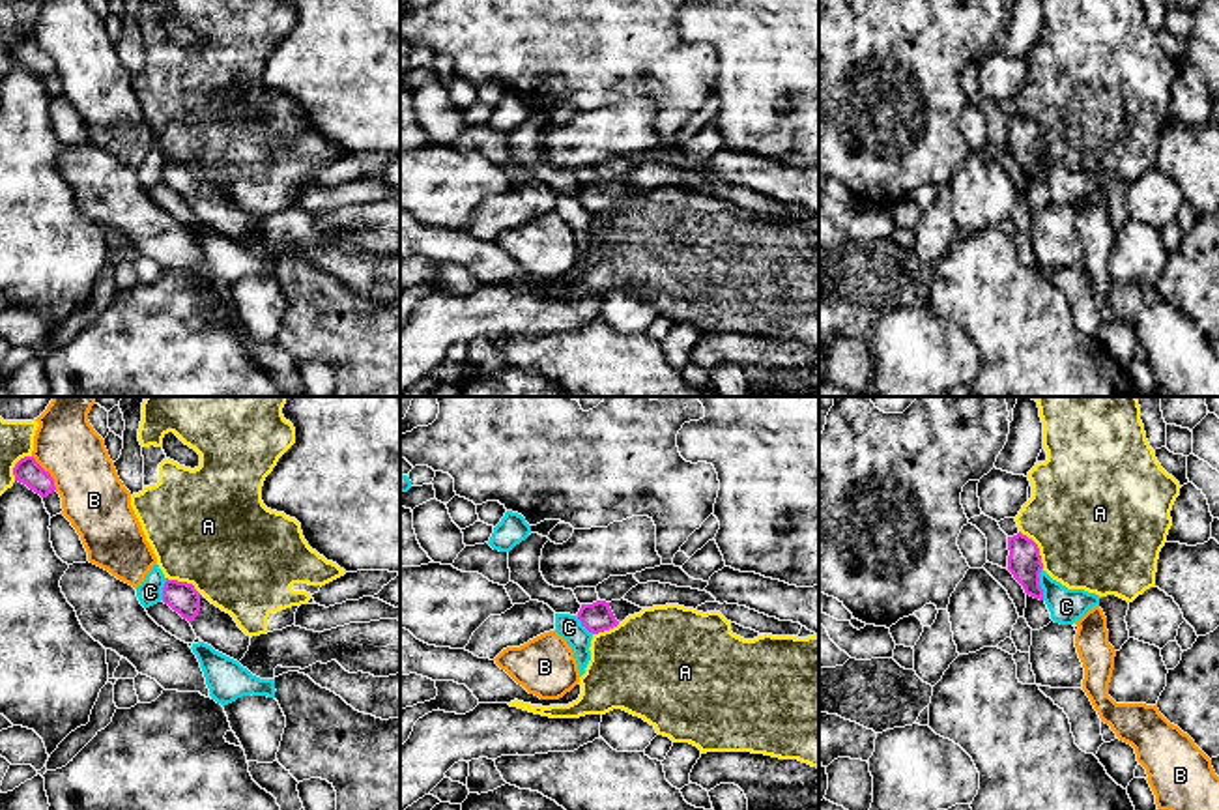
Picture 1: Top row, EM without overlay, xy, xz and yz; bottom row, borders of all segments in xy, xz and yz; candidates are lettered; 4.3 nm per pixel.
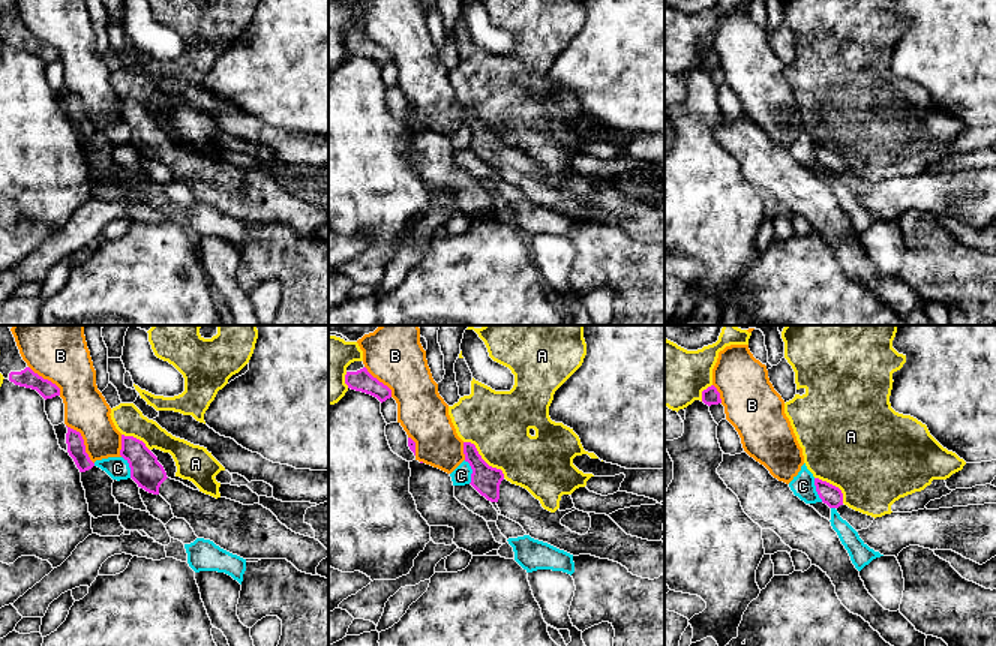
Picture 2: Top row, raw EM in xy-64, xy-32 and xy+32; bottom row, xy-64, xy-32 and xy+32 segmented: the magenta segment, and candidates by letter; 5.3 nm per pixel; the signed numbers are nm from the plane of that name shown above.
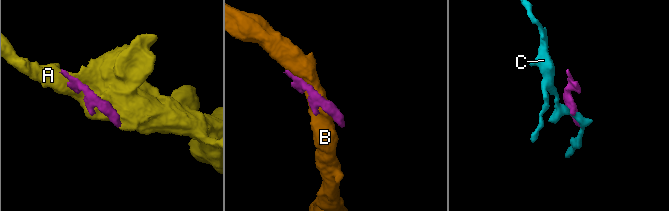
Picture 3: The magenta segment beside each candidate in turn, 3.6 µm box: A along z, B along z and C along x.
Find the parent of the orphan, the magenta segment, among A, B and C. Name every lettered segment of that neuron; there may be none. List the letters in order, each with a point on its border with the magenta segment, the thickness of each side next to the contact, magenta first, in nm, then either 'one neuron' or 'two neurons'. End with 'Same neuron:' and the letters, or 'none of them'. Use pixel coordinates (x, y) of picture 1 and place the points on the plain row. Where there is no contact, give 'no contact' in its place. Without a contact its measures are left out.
A: yz (1038, 130) | 140/500 nm | two neurons
B: xy (47, 53) | 110/280 nm | two neurons
C: yz (1038, 165) | 140/150 nm | two neurons
Same neuron: none of them

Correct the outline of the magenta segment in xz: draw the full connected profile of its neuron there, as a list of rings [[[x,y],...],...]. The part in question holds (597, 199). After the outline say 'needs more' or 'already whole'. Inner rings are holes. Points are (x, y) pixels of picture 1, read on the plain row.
[[[621,180],[621,181],[596,181],[593,185],[581,185],[578,193],[578,200],[581,206],[593,213],[604,213],[619,204],[623,204],[628,196],[639,195],[643,189]]] | needs more

